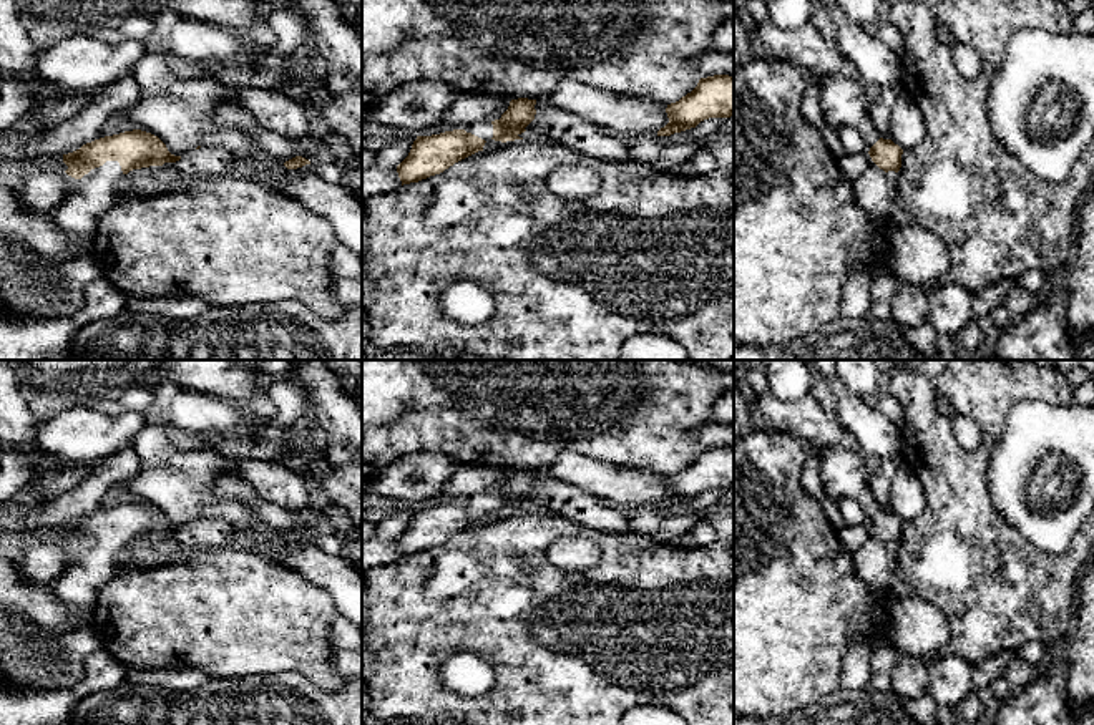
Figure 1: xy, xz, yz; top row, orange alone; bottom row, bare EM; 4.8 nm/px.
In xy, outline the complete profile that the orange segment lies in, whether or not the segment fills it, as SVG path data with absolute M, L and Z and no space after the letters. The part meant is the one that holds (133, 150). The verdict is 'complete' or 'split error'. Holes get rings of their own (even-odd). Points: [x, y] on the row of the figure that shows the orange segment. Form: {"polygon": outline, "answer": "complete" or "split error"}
{"polygon": "M141 129L105 136L63 154L65 173L78 184L56 209L55 222L76 242L76 255L90 254L98 221L115 202L115 184L123 174L179 159L158 136Z", "answer": "split error"}

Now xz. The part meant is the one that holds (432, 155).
{"polygon": "M511 100L500 119L475 119L462 129L417 136L408 156L397 166L402 186L443 173L455 163L483 151L486 141L523 139L520 134L535 119L535 105L536 100Z", "answer": "split error"}

